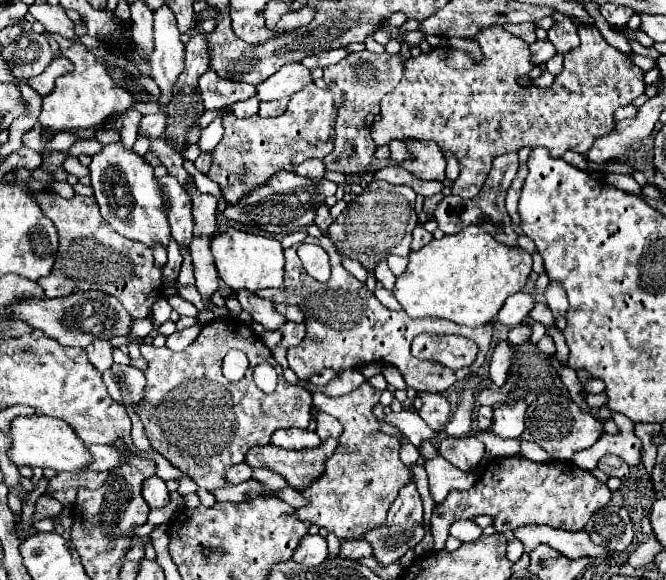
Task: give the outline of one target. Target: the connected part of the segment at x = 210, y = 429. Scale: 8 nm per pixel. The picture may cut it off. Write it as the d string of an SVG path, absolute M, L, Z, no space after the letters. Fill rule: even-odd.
M221 318L205 324L197 340L181 354L171 352L167 346L157 348L145 342L139 344L139 350L149 362L145 372L145 398L137 406L137 414L145 424L145 434L153 450L191 476L199 488L215 490L227 486L223 480L225 470L243 462L251 446L269 444L275 430L309 426L309 410L313 406L311 394L283 378L283 368L277 364L271 350L267 356L267 346L261 338L239 320ZM231 348L245 352L251 362L245 378L235 382L235 386L221 374L221 362ZM267 360L279 374L279 384L273 394L263 394L251 378L253 368Z

